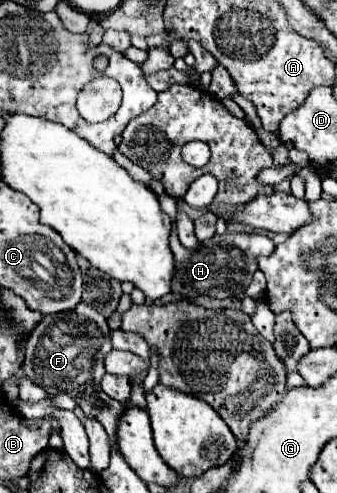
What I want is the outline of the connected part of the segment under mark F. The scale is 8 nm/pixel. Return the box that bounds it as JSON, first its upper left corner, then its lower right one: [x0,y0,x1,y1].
[23,302,125,442]

